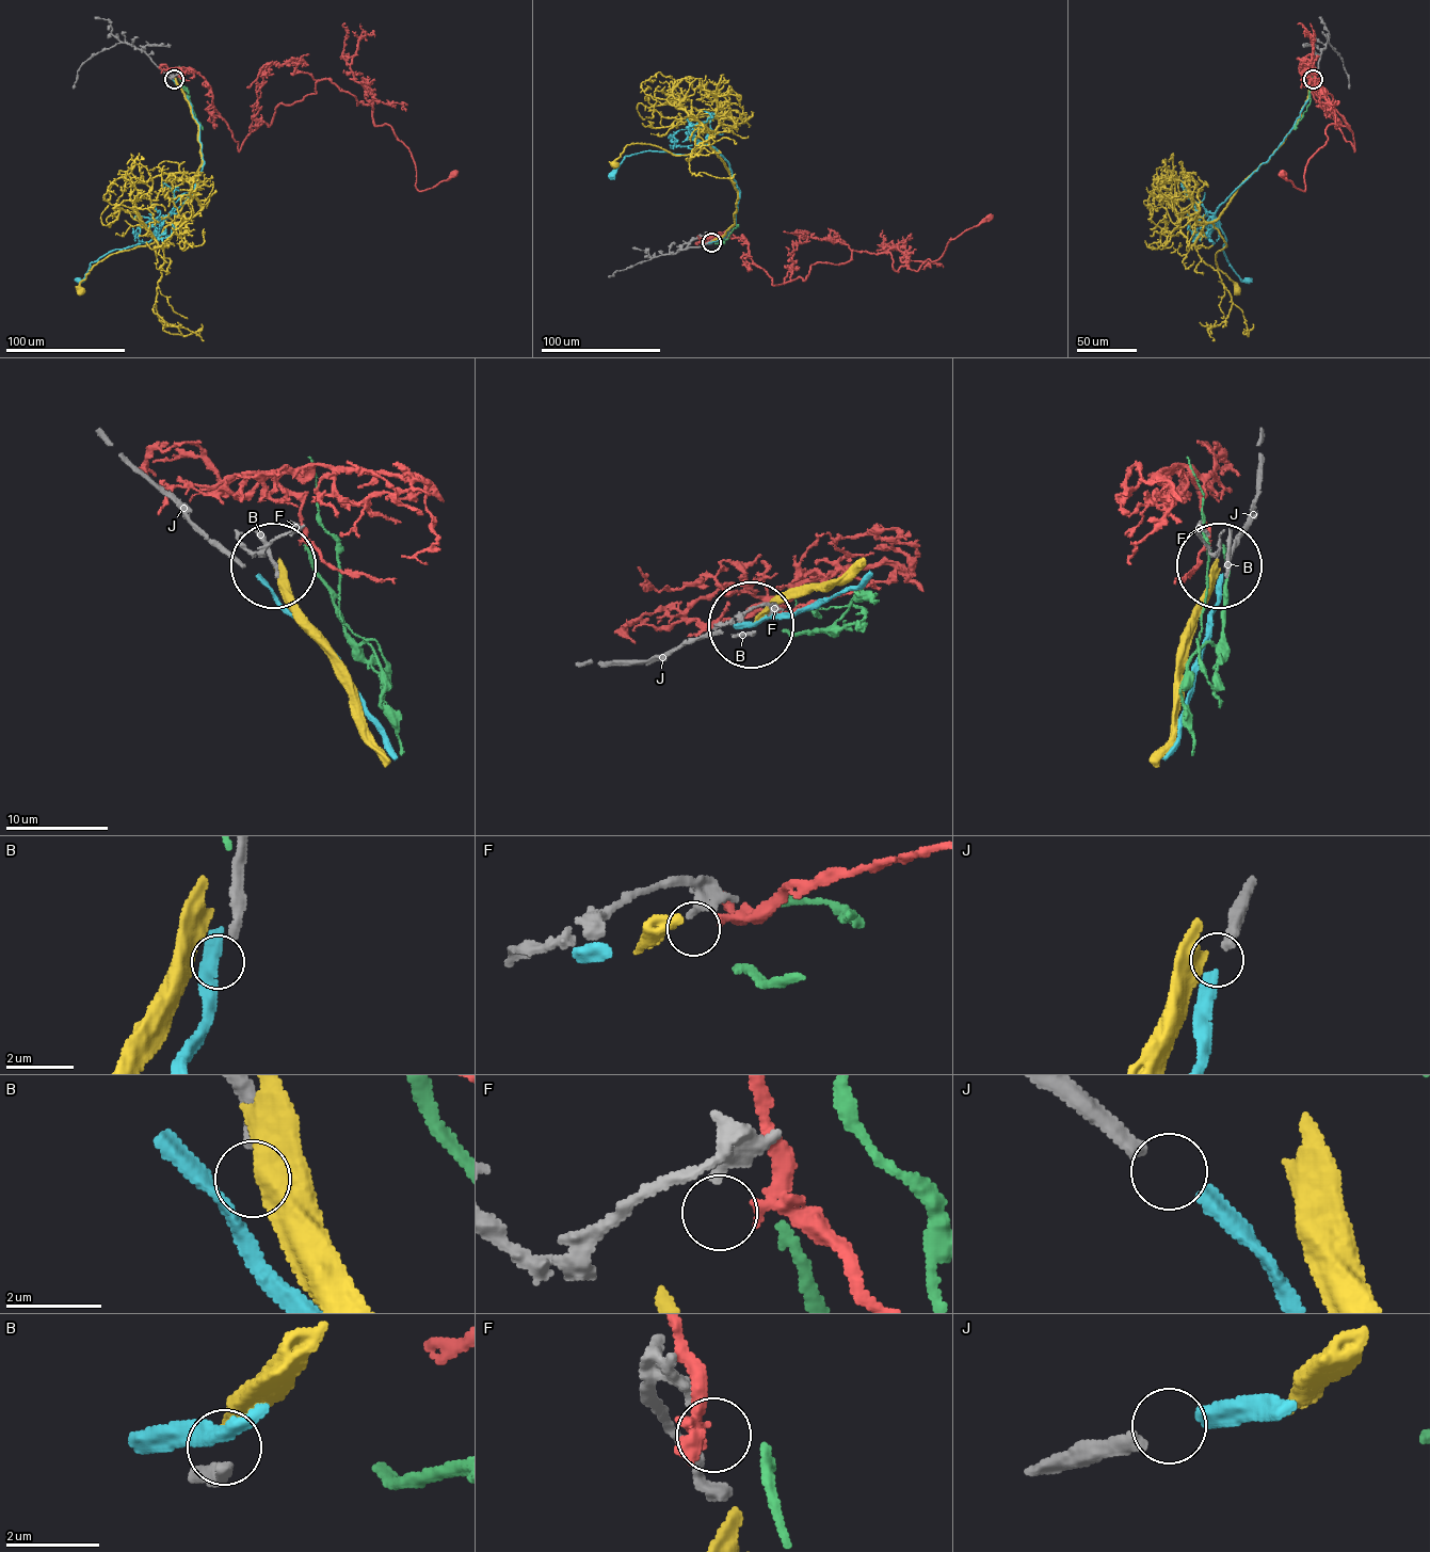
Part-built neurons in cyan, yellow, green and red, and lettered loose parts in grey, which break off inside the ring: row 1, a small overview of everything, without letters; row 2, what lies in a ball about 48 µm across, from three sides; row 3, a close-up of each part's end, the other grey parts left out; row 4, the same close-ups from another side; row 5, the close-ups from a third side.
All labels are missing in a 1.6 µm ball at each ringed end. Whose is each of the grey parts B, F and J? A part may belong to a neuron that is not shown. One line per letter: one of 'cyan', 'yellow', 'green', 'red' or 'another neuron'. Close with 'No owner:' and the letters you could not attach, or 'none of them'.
B: another neuron
F: red
J: cyan
No owner: B

